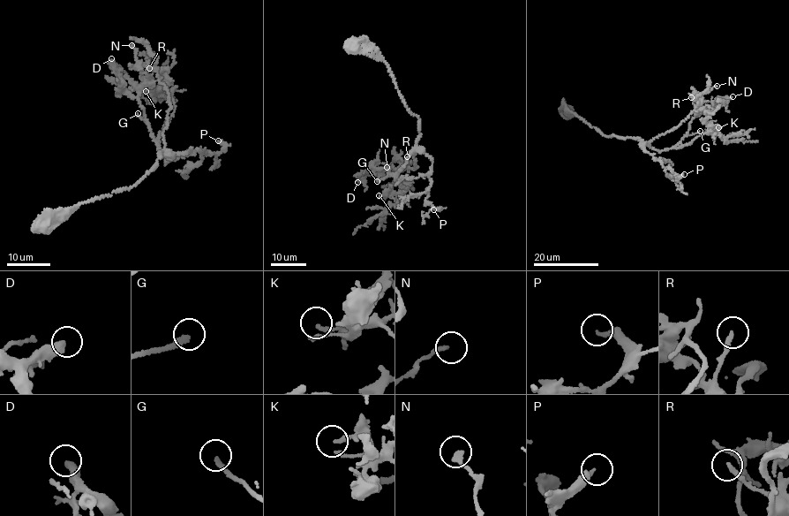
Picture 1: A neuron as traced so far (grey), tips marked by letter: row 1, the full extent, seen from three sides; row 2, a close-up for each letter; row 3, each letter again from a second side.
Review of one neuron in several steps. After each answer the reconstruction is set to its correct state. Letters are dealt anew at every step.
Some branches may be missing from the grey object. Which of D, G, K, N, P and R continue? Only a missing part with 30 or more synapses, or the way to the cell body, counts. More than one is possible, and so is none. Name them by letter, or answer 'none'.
G

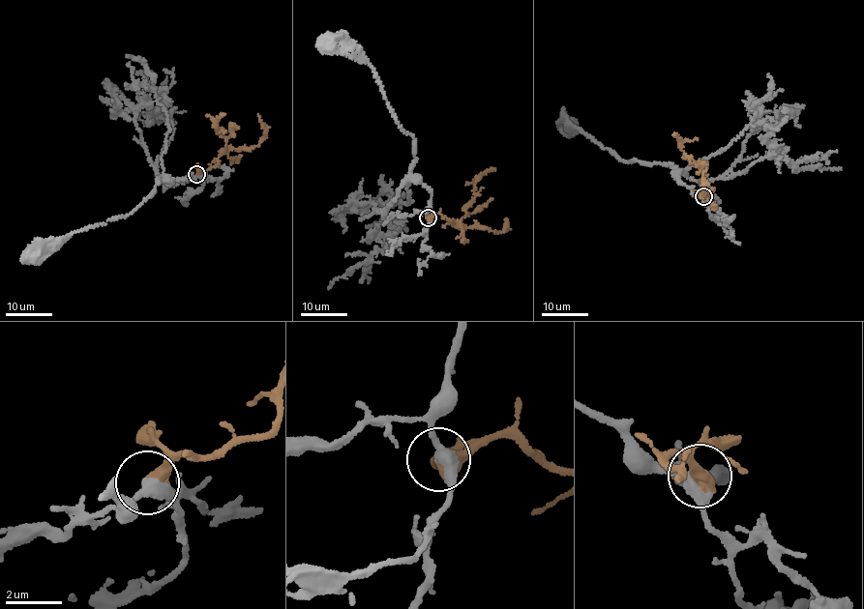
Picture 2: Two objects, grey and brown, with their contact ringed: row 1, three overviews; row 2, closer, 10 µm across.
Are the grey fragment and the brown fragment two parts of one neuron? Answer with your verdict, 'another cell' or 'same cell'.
same cell

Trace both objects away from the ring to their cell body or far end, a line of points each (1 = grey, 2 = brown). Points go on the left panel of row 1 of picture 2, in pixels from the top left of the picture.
1: (196, 175), (193, 179), (159, 180), (146, 199), (130, 213), (74, 230), (49, 252), (32, 251), (21, 261)
2: (196, 175), (217, 165), (224, 152), (227, 141), (220, 131), (223, 131), (216, 130), (216, 120), (224, 114)

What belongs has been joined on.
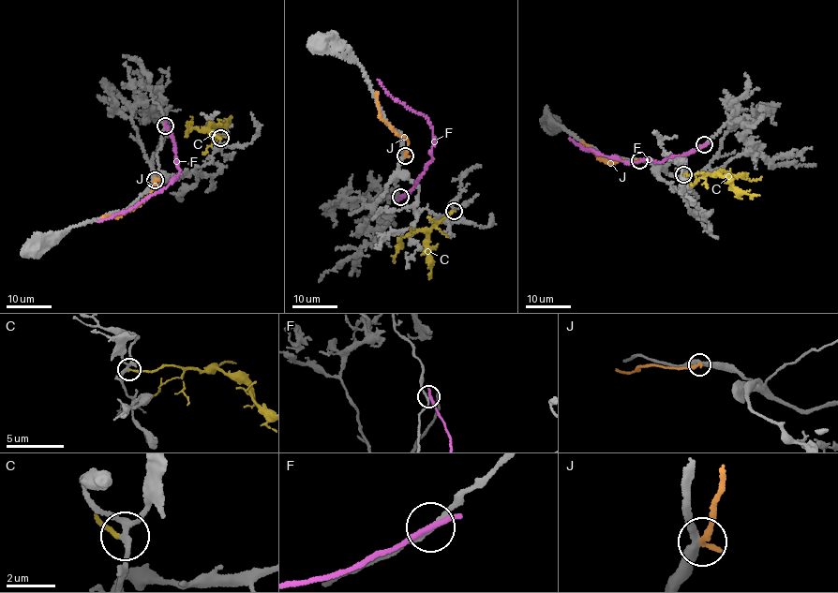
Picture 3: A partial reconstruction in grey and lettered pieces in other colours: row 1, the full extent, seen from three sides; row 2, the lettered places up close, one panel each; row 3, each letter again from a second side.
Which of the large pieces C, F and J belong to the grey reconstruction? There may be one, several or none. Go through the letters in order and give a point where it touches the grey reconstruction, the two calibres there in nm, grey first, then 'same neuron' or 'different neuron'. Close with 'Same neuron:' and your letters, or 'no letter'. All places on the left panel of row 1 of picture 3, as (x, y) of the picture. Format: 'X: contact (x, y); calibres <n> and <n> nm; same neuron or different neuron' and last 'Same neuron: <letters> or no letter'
C: contact (220, 138); calibres 240 and 150 nm; different neuron
F: contact (165, 126); calibres 170 and 220 nm; different neuron
J: contact (155, 180); calibres 340 and 300 nm; different neuron
Same neuron: no letter

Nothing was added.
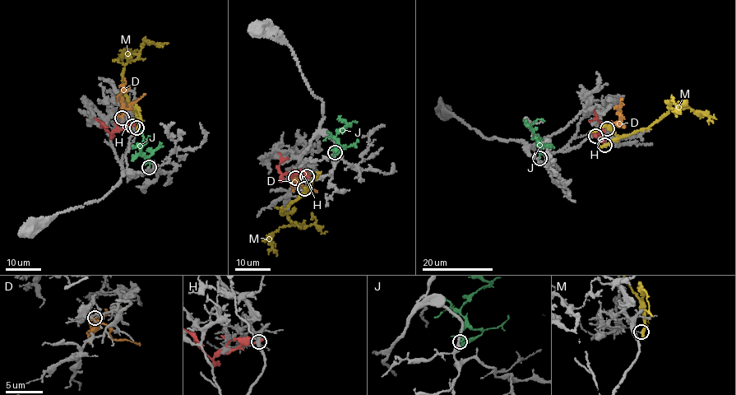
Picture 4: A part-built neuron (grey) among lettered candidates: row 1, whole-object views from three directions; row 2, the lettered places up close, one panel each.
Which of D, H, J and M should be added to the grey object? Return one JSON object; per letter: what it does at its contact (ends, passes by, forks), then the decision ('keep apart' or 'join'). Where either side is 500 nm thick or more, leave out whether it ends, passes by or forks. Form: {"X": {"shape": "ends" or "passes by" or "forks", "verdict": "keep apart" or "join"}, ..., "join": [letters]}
{"D": {"shape": "passes by", "verdict": "join"}, "H": {"shape": "ends", "verdict": "keep apart"}, "J": {"shape": "ends", "verdict": "join"}, "M": {"shape": "ends", "verdict": "keep apart"}, "join": ["D", "J"]}

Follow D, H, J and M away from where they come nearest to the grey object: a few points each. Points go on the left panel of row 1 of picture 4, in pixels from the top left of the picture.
D: (122, 118), (124, 110), (121, 95), (122, 85), (126, 82), (124, 78)
H: (132, 126), (116, 128), (110, 133), (101, 122), (94, 118)
J: (149, 168), (146, 158), (141, 155), (143, 144), (141, 131)
M: (136, 127), (136, 113), (122, 81), (124, 67), (138, 55), (127, 52), (124, 55), (123, 52), (137, 50)

